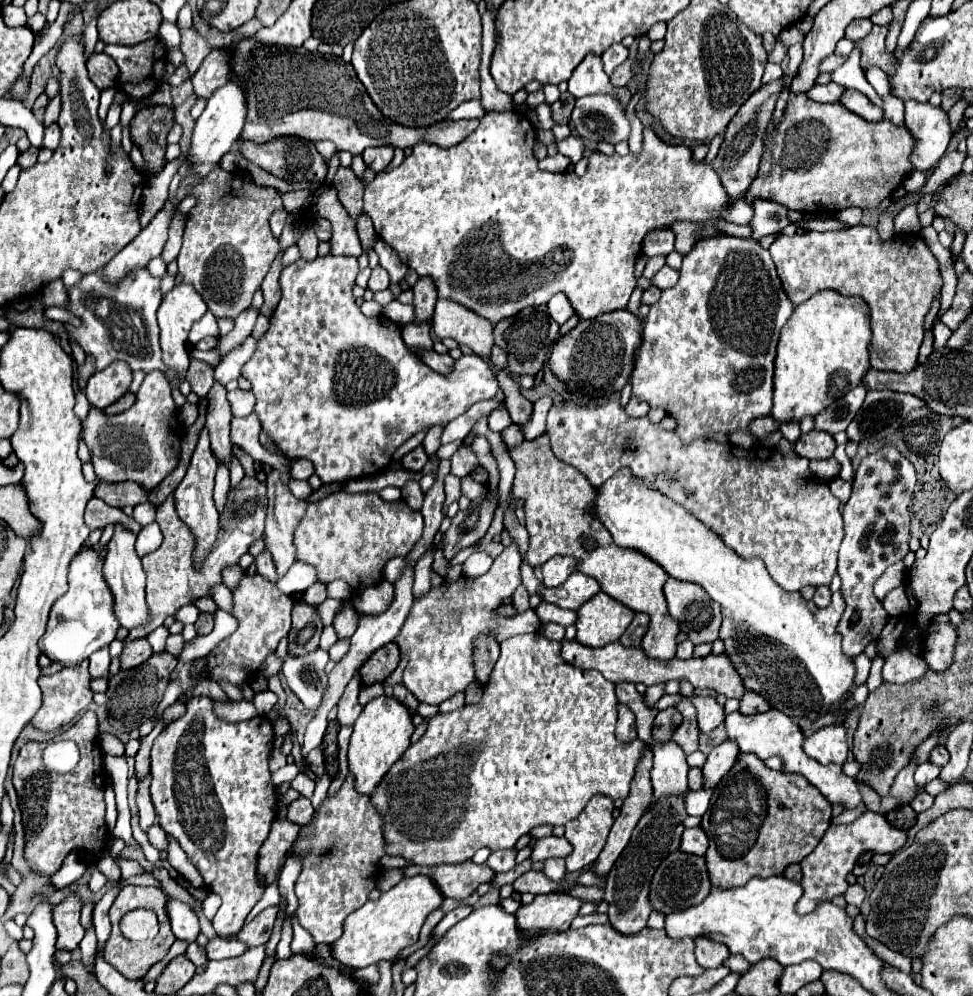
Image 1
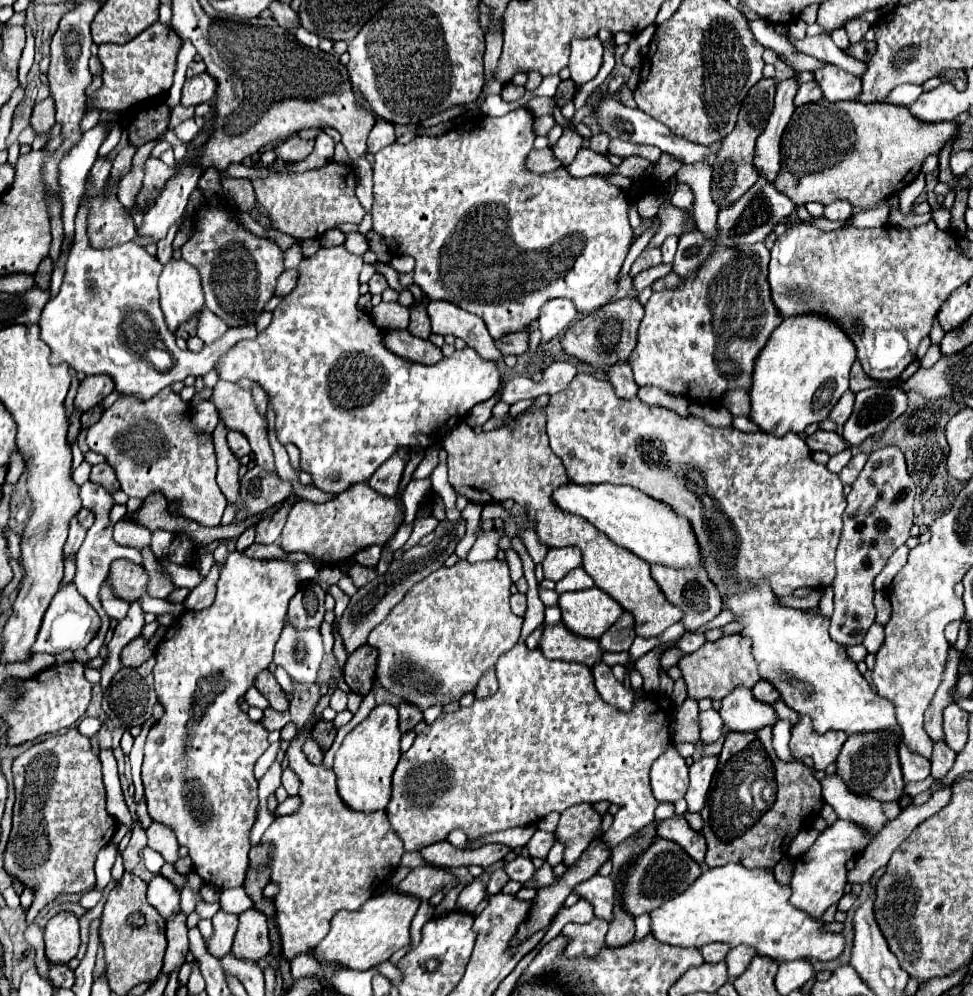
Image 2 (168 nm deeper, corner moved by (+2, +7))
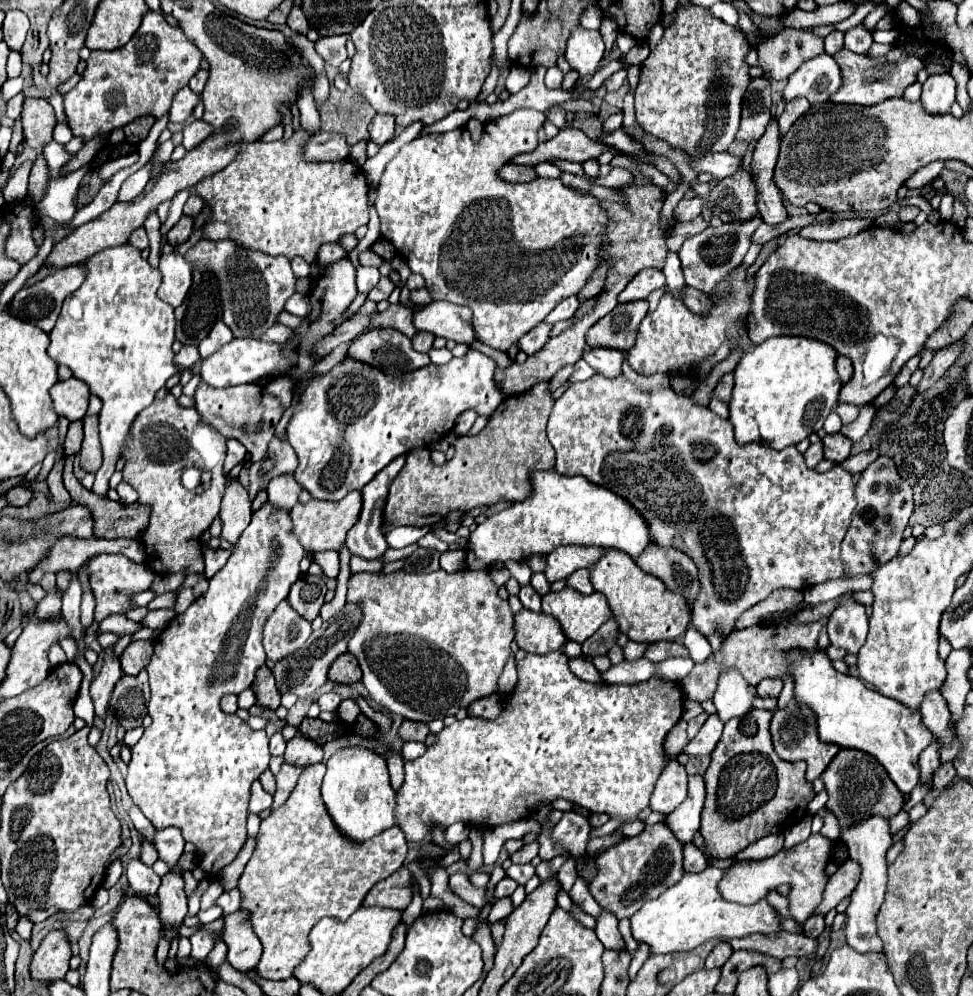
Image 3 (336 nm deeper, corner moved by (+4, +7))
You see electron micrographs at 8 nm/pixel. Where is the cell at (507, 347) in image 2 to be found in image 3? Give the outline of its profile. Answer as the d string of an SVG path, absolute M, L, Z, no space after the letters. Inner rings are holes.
M546 322L538 324L538 326L532 328L526 336L520 338L520 342L518 342L520 350L526 352L528 356L534 354L534 352L538 352L538 350L542 350L544 344L546 344L546 340L550 338L550 330L552 330L552 324L546 324Z

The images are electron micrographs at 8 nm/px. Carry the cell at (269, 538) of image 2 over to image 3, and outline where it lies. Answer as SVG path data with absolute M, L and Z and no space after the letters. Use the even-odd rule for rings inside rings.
M278 476L268 484L268 502L274 508L290 510L298 502L302 486L294 480L294 476Z

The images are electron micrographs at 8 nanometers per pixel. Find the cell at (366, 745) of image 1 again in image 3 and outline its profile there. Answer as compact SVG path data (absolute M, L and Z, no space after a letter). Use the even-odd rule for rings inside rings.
M342 748L326 762L326 766L328 772L322 782L322 802L332 822L348 840L366 842L396 824L396 792L390 786L384 758L362 748Z

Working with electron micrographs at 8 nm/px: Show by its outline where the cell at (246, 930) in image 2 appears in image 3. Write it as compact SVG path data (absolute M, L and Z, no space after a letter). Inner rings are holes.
M238 910L234 914L228 914L224 918L224 928L222 928L222 940L228 946L228 962L240 970L248 972L252 970L260 956L262 956L262 944L254 936L248 918Z

